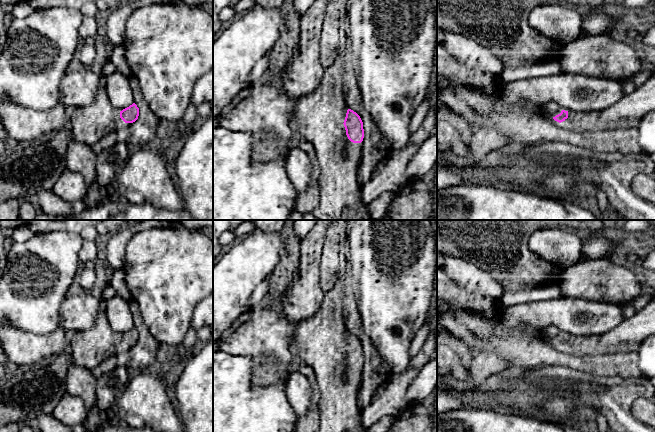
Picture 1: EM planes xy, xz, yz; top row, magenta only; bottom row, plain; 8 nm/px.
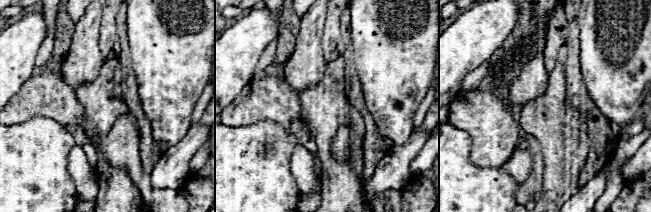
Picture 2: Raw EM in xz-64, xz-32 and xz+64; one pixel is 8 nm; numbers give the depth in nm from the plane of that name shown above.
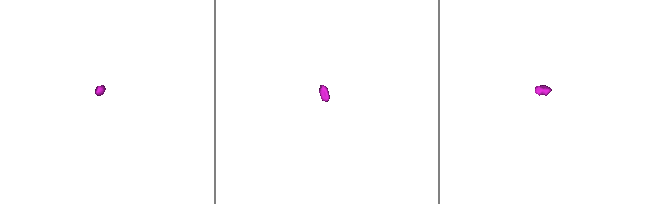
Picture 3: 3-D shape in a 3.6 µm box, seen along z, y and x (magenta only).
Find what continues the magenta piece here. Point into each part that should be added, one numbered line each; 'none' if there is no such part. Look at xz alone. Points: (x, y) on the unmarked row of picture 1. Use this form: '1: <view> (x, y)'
1: xz (320, 339)

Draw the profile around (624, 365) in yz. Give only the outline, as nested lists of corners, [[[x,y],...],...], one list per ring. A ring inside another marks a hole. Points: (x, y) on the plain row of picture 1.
[[[635,353],[618,354],[607,359],[601,358],[598,362],[602,374],[620,376],[622,378],[638,377],[641,375],[638,356]]]

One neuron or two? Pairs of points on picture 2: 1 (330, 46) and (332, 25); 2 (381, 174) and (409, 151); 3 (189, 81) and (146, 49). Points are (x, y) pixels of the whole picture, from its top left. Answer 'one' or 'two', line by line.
1: one
2: one
3: one

